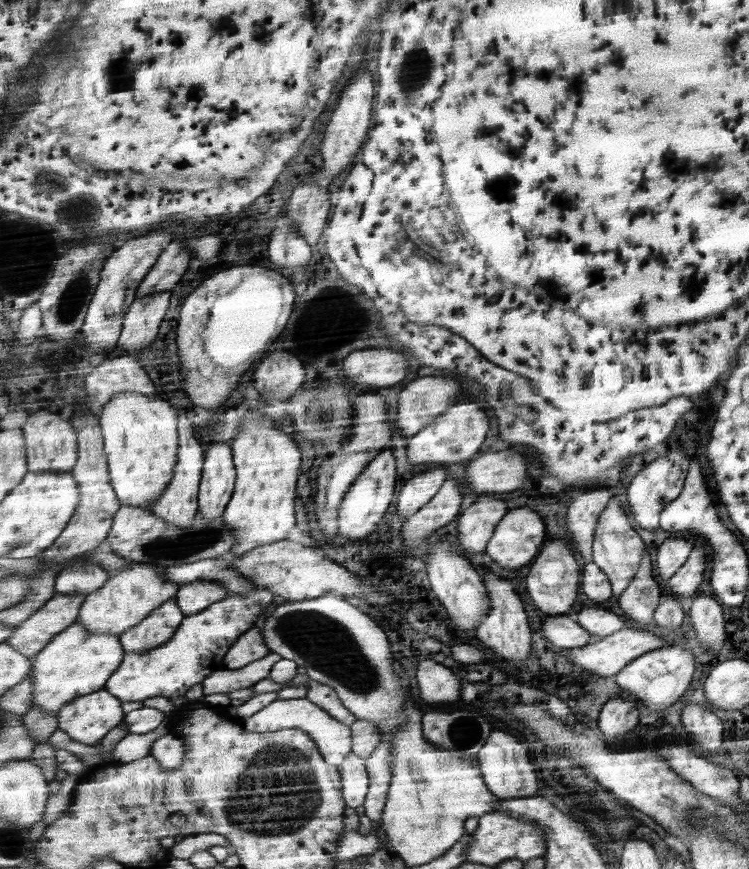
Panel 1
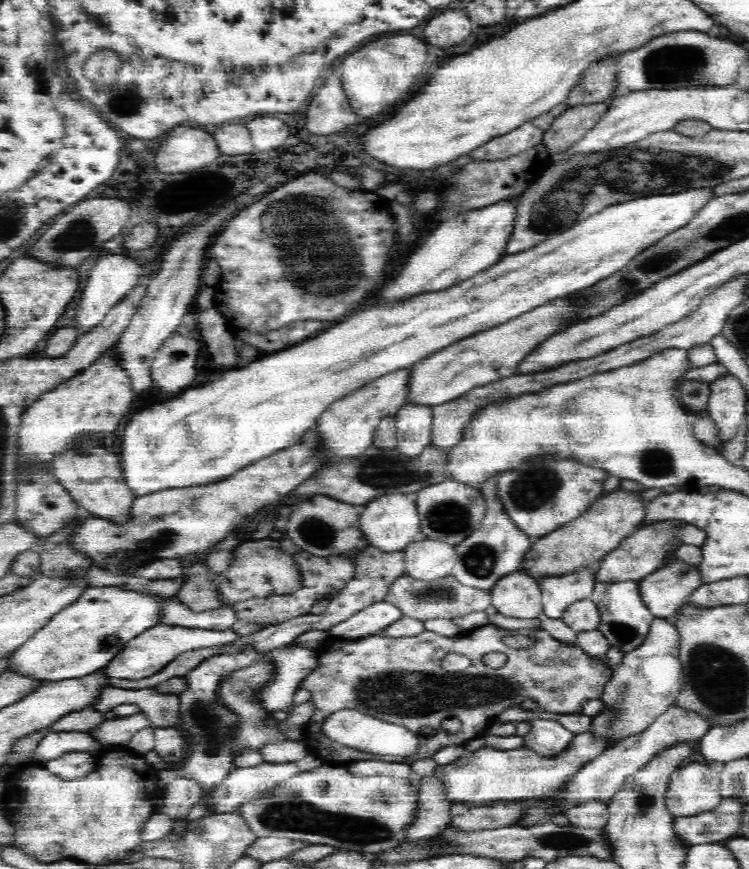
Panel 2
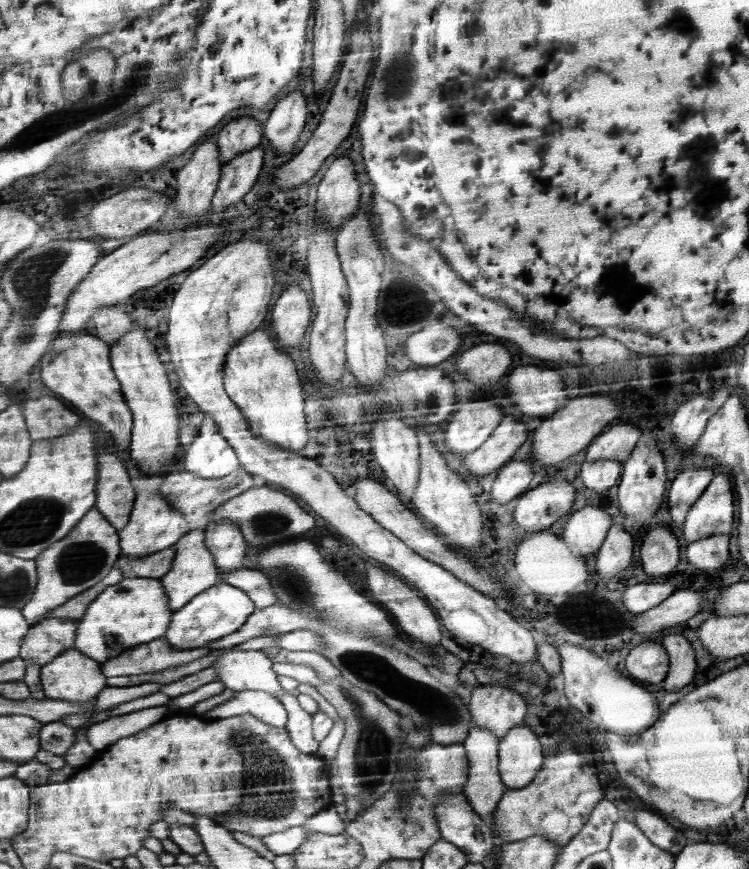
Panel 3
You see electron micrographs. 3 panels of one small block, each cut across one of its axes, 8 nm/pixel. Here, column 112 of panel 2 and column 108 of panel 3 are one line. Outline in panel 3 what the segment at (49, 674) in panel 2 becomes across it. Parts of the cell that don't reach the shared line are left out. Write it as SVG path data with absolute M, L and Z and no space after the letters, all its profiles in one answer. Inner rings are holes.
M131 577L107 588L80 619L75 648L84 654L106 662L114 652L138 645L150 645L166 636L173 624L174 610L168 591L161 579Z

